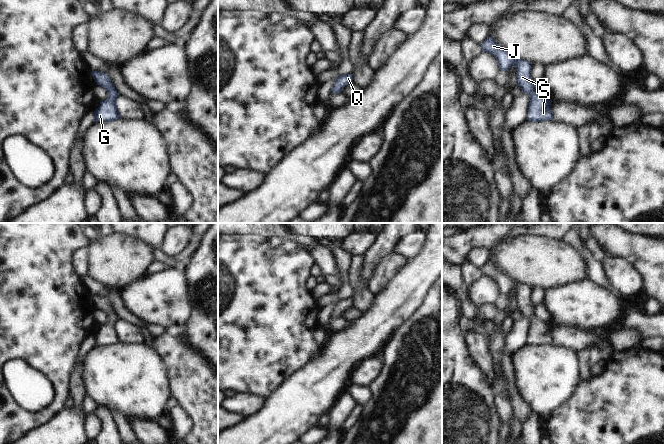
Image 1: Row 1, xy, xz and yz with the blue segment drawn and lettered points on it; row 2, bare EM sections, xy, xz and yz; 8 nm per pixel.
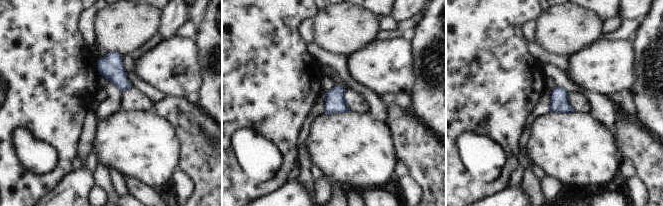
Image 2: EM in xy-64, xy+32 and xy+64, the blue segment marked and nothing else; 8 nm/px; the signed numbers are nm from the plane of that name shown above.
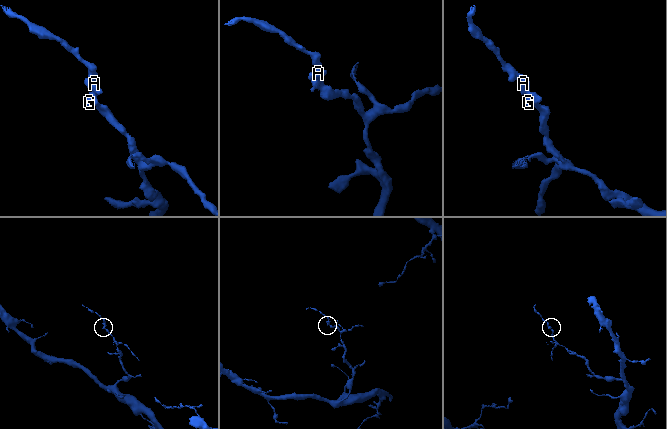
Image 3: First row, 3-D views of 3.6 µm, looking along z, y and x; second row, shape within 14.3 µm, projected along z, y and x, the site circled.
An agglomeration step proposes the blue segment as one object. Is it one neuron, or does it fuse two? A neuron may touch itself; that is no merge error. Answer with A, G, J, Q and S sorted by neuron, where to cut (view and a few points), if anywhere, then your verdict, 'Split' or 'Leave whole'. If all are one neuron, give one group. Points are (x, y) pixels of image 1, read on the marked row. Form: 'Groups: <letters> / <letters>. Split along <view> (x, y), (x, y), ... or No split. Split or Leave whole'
Groups: A G J Q S. No split. Leave whole.

